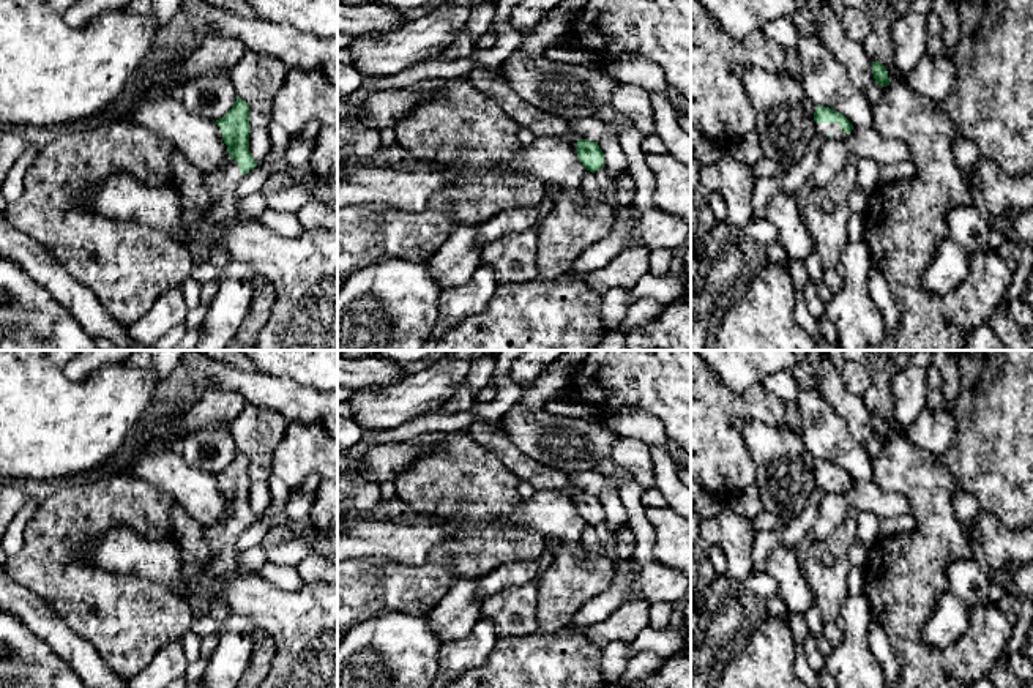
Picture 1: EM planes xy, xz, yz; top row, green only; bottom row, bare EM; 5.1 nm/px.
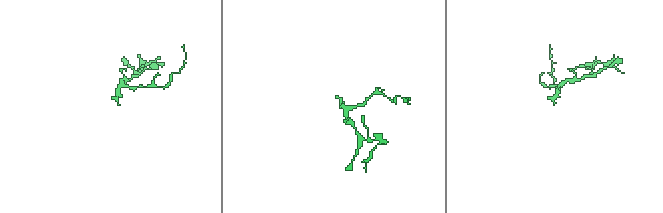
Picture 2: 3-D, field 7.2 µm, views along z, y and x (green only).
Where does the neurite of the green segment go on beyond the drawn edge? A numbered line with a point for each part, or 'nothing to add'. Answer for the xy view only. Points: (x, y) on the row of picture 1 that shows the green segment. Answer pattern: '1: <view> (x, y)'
1: xy (303, 270)

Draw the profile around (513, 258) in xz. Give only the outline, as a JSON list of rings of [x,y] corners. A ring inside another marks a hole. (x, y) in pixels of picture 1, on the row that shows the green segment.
[[[536,229],[506,235],[483,248],[483,264],[494,268],[497,284],[530,282],[538,278],[536,245]]]

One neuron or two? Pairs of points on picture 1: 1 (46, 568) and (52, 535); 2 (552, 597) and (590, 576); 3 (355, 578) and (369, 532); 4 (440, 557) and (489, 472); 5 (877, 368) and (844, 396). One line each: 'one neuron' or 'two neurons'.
1: one neuron
2: one neuron
3: two neurons
4: one neuron
5: two neurons

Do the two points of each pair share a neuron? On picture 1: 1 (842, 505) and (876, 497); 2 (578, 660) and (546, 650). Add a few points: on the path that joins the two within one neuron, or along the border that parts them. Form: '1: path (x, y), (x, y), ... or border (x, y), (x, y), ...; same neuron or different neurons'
1: path (850, 501), (868, 497); same neuron
2: path (570, 660), (554, 658); same neuron

